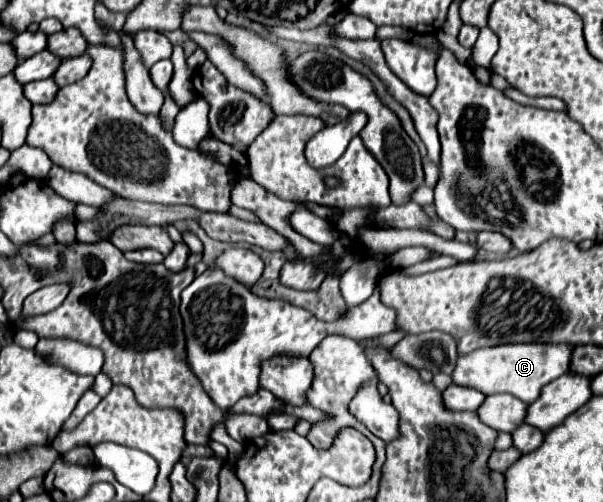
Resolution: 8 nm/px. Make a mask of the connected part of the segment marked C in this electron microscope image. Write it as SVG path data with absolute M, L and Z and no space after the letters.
M504 344L494 348L480 348L466 356L460 356L456 368L452 370L452 382L458 386L480 390L482 394L492 394L492 390L530 390L530 392L508 392L518 400L530 404L540 394L540 388L554 378L568 372L572 348L566 346L546 346L546 344Z

